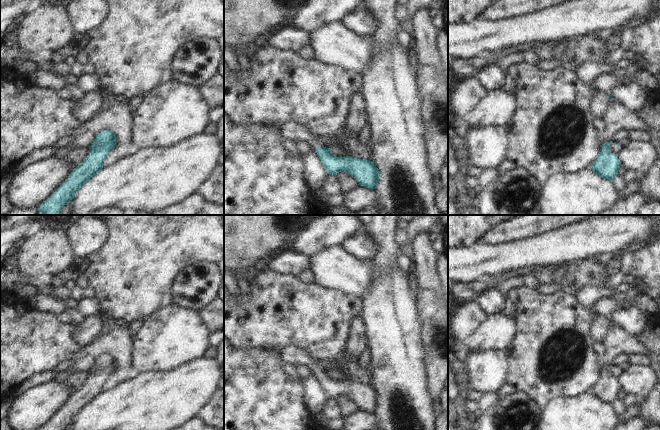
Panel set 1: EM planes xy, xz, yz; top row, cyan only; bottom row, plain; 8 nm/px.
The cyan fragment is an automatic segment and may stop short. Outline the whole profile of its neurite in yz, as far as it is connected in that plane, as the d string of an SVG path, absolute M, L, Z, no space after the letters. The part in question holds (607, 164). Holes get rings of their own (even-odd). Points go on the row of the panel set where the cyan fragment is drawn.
M613 141L601 145L601 152L592 163L592 171L601 178L613 181L618 174L620 168L620 161L616 154L609 151L610 145Z

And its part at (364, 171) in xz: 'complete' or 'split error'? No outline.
split error

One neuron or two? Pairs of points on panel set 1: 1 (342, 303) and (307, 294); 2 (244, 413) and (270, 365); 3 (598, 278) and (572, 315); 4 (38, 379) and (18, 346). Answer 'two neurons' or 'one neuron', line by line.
1: one neuron
2: one neuron
3: two neurons
4: two neurons

